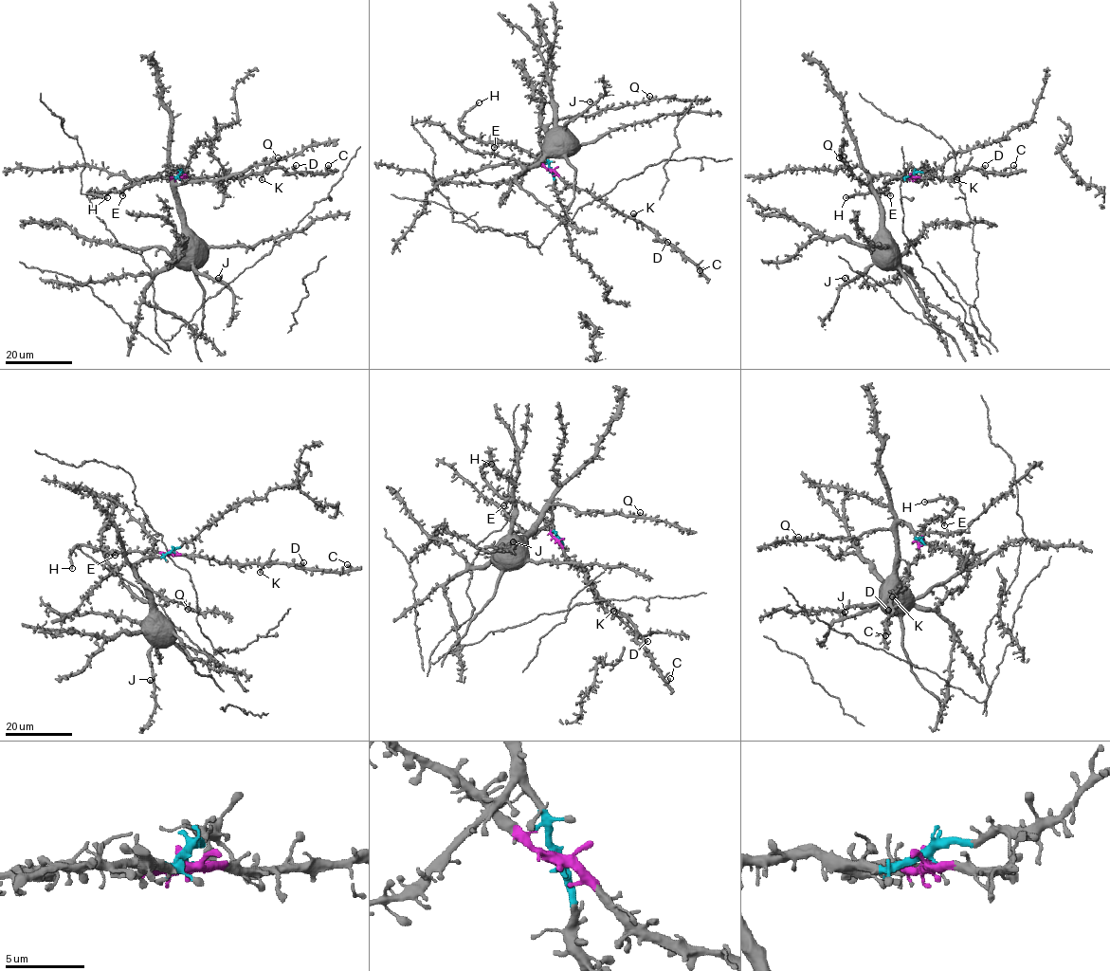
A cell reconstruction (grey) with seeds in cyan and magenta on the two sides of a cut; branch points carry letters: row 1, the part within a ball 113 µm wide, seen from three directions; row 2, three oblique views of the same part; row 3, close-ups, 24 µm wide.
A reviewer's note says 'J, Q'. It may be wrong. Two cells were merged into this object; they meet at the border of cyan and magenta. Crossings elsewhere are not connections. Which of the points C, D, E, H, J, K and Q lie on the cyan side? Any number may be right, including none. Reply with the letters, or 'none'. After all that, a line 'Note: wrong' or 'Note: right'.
J, Q
Note: right

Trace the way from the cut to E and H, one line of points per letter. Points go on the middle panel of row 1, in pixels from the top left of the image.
E: (550, 170), (513, 144), (496, 143), (495, 147)
H: (550, 170), (513, 144), (481, 142), (466, 137), (460, 129), (460, 119), (479, 102)

